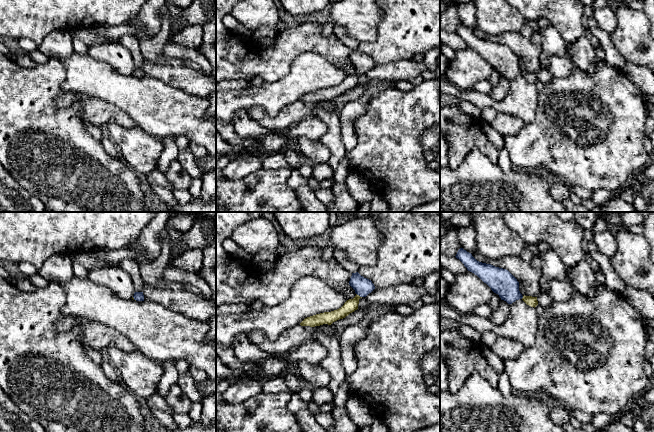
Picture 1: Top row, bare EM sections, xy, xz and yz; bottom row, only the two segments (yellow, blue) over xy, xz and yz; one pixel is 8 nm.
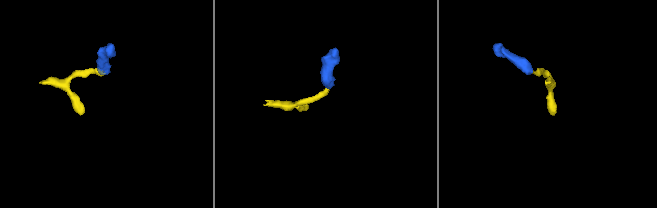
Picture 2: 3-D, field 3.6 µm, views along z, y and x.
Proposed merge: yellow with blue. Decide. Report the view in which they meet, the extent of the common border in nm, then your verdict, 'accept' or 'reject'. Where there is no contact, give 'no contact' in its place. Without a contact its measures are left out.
contact in xz; length 60 nm; accept

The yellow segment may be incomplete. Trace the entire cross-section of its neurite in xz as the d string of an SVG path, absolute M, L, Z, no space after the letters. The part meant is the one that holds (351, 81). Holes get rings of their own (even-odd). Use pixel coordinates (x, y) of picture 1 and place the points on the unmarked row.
M358 48L352 49L349 61L355 66L356 69L356 72L353 75L347 76L344 81L337 86L307 93L300 99L300 101L310 103L320 102L323 100L331 101L333 98L339 95L343 95L350 89L357 86L359 75L362 73L366 73L375 65L372 57L364 54Z

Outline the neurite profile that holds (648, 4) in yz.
M643 0L643 3L644 3L643 11L647 15L651 25L650 34L654 39L654 0Z

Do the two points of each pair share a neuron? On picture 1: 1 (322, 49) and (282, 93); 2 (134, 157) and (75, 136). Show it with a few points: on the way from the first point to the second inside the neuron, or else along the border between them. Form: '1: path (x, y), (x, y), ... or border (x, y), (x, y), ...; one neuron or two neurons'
1: border (295, 58), (312, 51), (338, 67); two neurons
2: border (120, 157), (135, 171); two neurons

